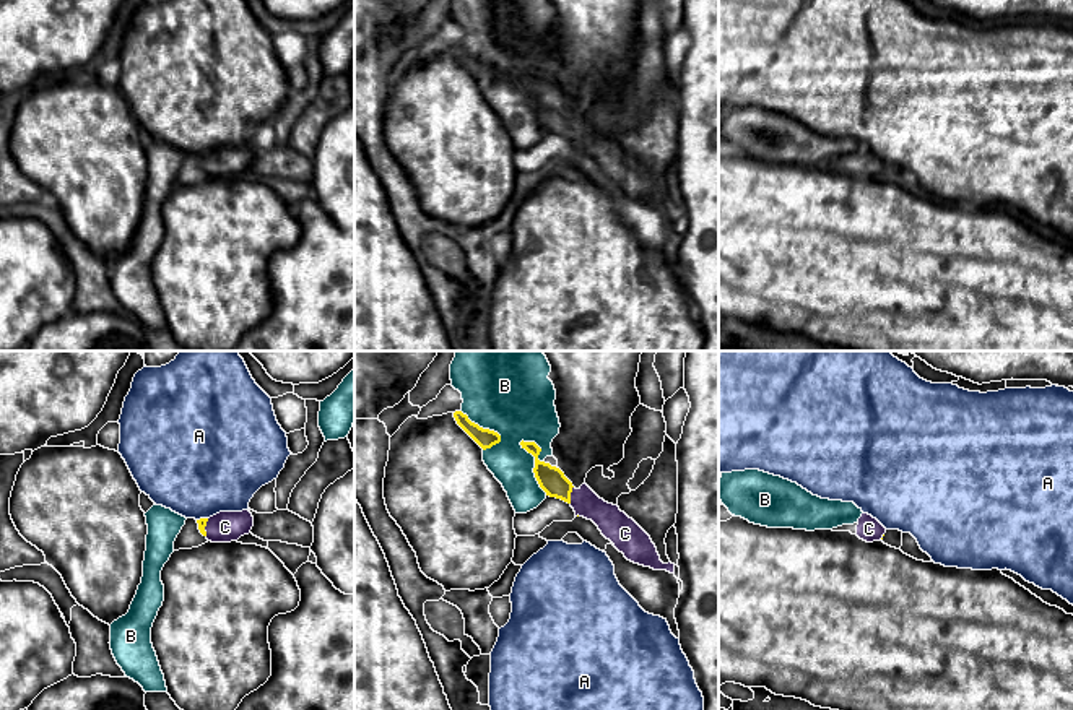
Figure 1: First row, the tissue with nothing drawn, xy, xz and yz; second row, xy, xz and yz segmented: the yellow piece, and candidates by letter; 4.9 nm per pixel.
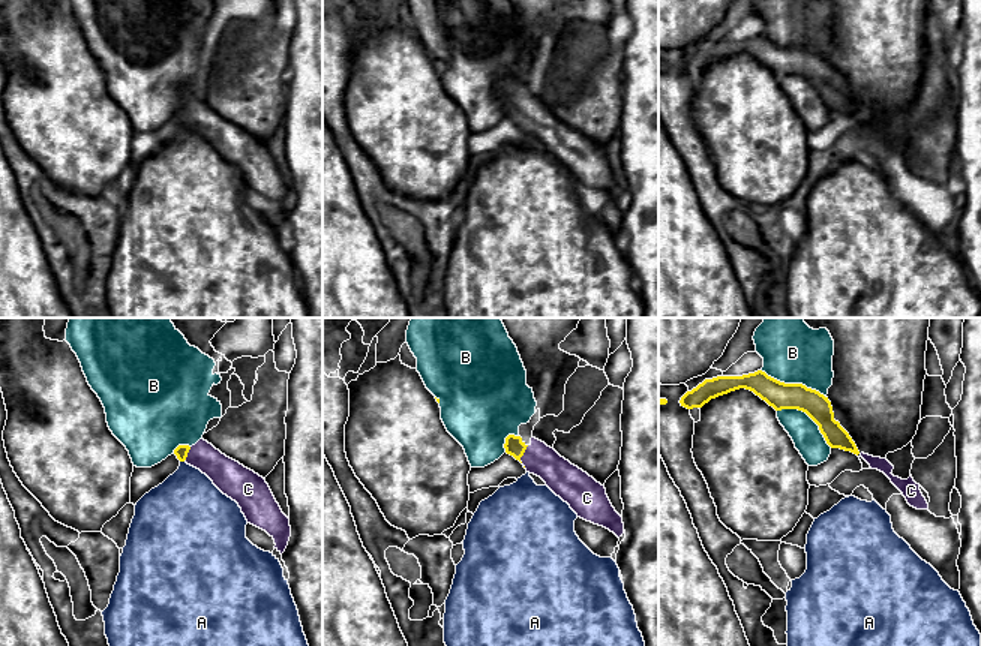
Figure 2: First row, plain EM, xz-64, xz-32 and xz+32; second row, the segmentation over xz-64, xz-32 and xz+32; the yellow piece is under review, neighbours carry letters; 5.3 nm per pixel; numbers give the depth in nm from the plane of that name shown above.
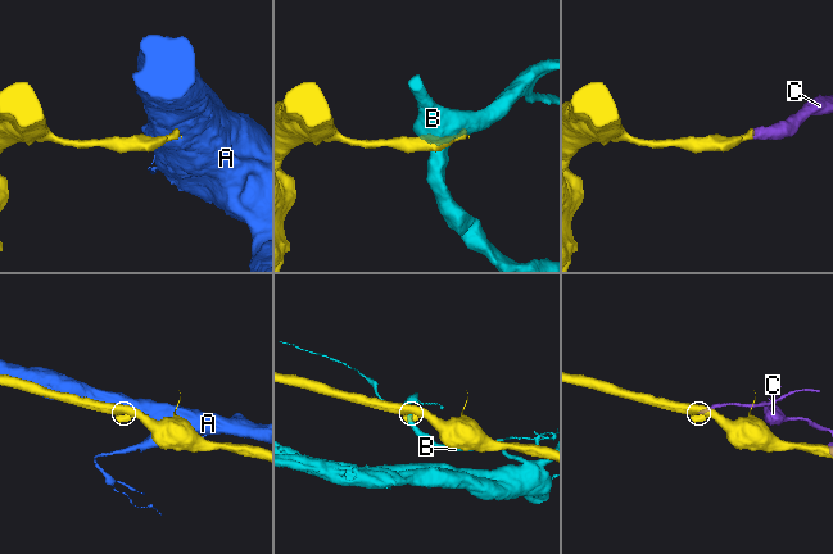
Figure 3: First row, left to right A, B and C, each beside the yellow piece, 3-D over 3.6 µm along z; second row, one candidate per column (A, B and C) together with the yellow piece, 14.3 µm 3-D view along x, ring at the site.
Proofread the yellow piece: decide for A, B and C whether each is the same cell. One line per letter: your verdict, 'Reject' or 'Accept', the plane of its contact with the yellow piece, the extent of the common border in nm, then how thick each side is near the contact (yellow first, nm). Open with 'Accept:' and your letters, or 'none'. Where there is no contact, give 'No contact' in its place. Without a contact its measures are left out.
Accept: C
A: Reject. Touches yellow in xy. Shared border 60 nm. Thickness 50 nm (yellow) against 480 nm
B: Reject. Touches yellow in xz. Shared border 300 nm. Thickness 140 nm (yellow) against 260 nm
C: Accept. Touches yellow in xz. Shared border 90 nm. Thickness 140 nm (yellow) against 150 nm

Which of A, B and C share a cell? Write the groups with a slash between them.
A / B / C

